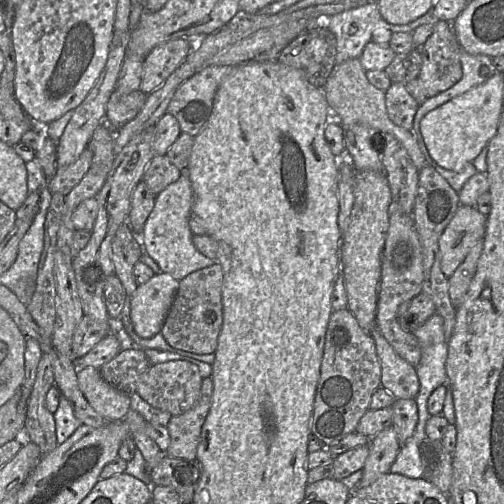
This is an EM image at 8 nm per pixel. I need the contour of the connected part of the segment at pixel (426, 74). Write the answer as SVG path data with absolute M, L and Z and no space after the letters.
M437 20L427 40L417 46L422 66L417 79L427 98L438 95L455 85L462 77L460 44L450 25Z

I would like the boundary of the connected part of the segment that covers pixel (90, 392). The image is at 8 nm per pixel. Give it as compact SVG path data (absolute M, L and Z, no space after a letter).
M79 368L77 381L90 406L105 419L123 420L131 409L130 395L107 383L99 369Z

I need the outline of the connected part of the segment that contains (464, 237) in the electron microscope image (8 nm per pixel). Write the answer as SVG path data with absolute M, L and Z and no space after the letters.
M460 205L439 238L440 264L449 278L470 250L483 240L487 216L475 206Z

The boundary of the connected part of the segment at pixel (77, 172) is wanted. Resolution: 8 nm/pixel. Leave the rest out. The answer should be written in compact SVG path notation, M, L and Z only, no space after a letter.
M86 148L67 166L57 169L56 174L47 185L50 192L67 195L88 173L91 162L92 152Z

